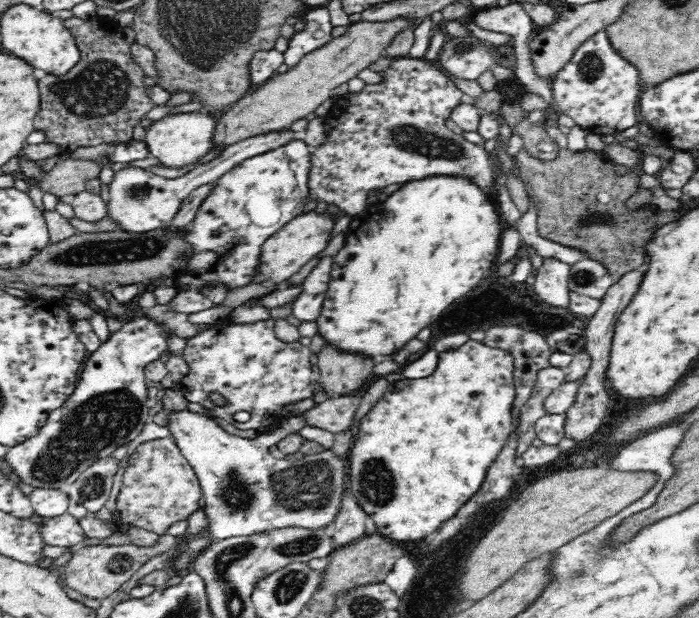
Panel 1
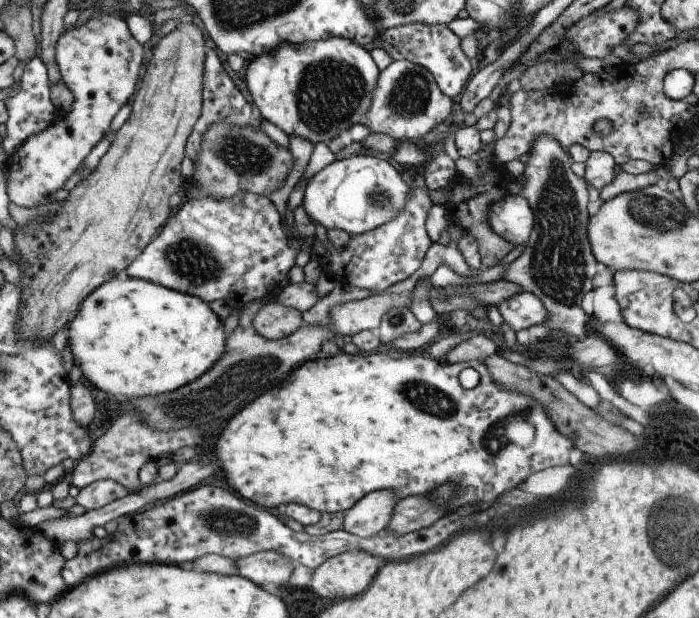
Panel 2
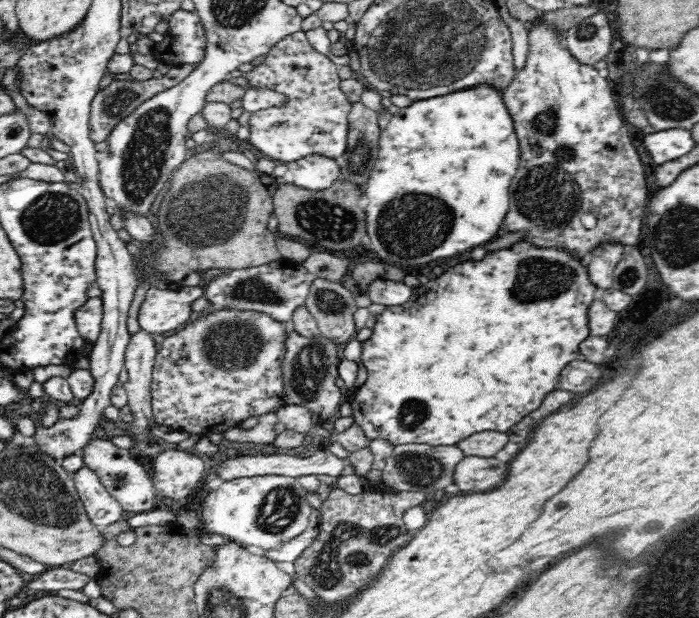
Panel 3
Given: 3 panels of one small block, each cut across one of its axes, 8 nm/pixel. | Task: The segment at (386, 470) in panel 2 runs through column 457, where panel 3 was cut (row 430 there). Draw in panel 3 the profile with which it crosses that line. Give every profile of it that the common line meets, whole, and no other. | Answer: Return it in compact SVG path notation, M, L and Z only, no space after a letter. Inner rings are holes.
M518 242L508 250L488 252L482 260L472 260L472 264L462 262L446 270L436 280L414 288L416 300L401 305L387 306L381 314L376 315L371 337L362 342L361 361L367 370L367 379L355 392L352 417L362 428L368 439L380 438L392 444L430 444L430 446L456 445L464 438L482 432L482 430L500 430L508 432L524 416L534 412L548 392L558 384L560 370L580 356L578 346L588 338L588 308L590 303L599 297L600 290L592 284L586 263L572 256L565 248L538 250L528 242Z

